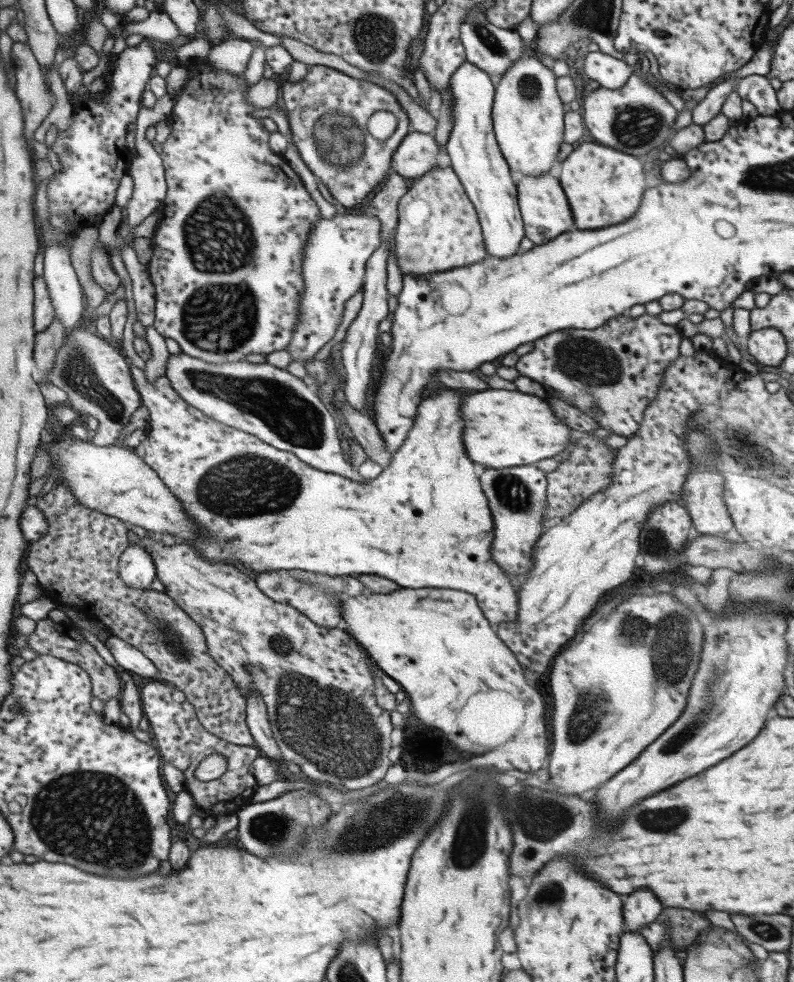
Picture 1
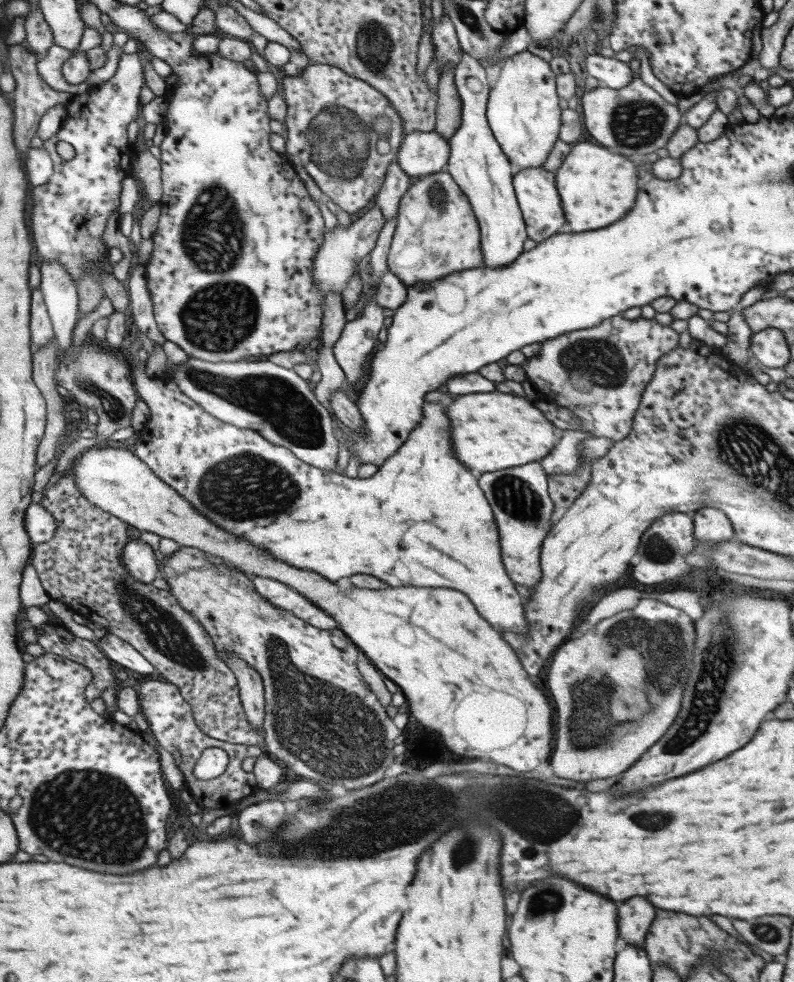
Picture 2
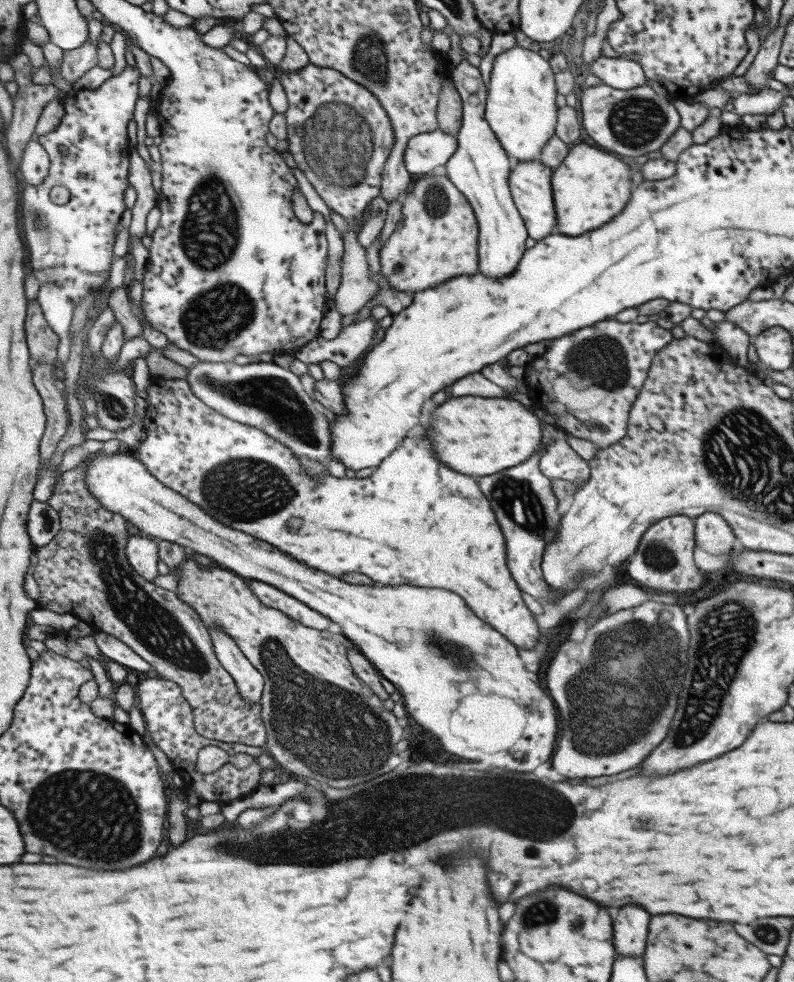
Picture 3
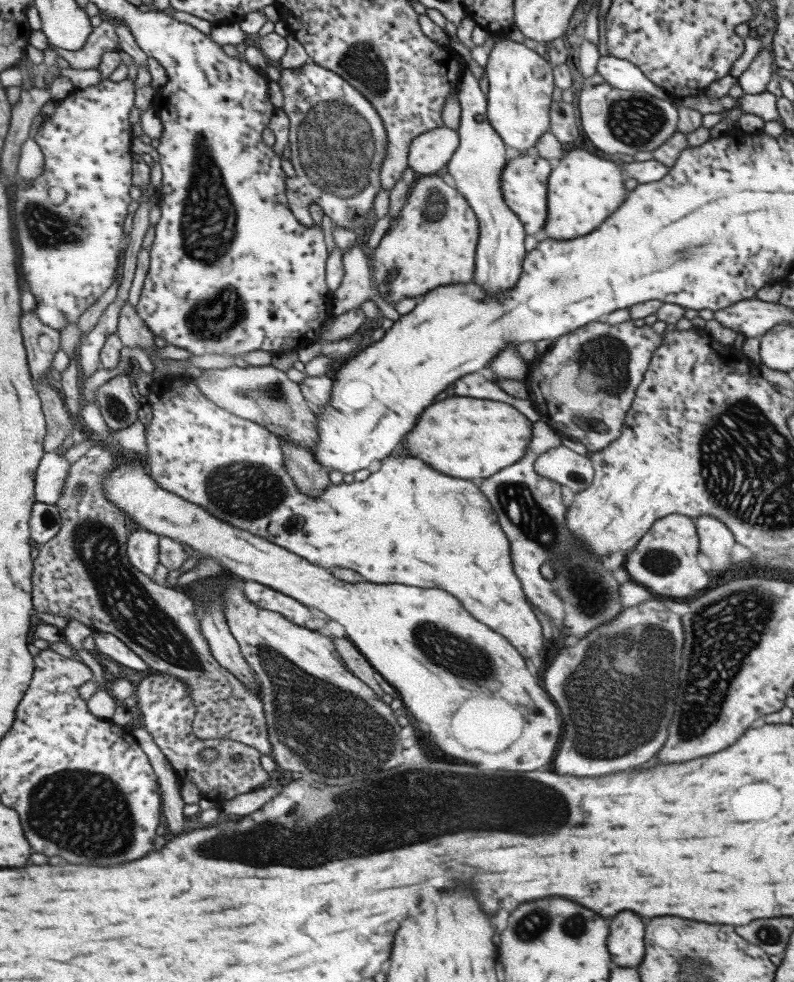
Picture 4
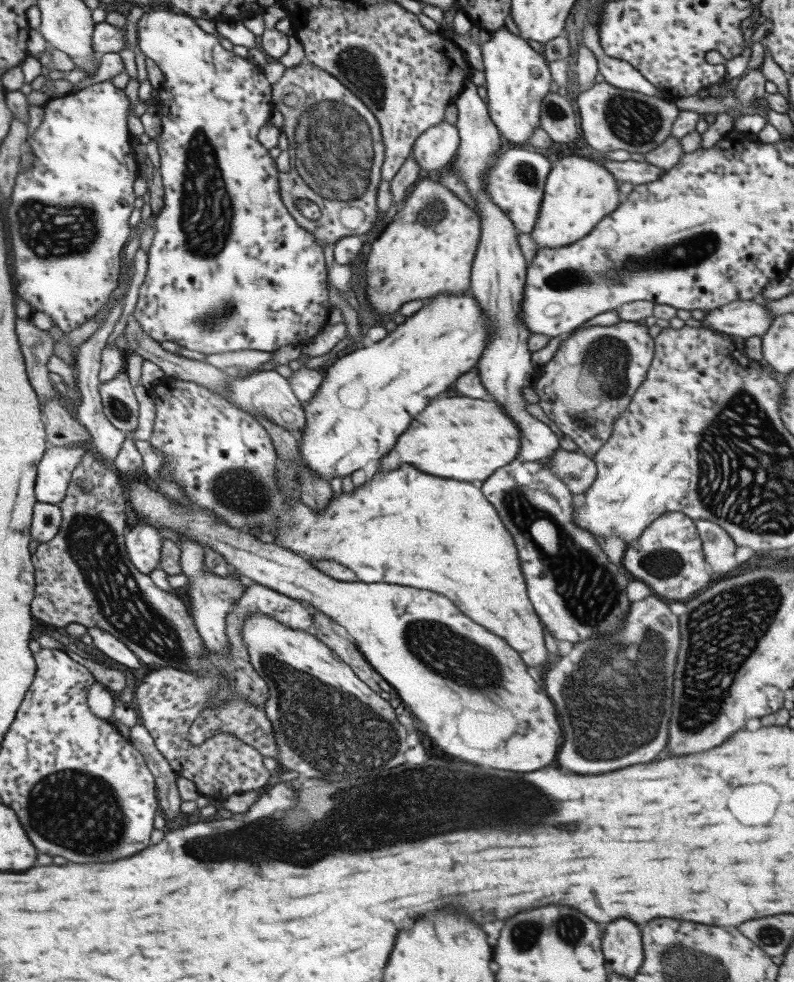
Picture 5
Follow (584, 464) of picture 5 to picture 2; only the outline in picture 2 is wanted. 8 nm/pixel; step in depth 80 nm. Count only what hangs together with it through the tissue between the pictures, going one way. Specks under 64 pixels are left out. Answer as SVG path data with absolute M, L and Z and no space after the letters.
M565 430L558 432L559 436L554 443L550 454L537 461L545 475L557 473L574 473L578 467L578 442L590 438L588 432L579 430Z

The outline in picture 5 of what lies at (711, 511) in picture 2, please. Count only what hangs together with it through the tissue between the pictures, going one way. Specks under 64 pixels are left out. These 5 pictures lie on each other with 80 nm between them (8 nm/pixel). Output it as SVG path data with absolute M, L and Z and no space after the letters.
M694 520L698 532L704 560L713 572L727 572L733 568L733 552L736 544L718 524L710 520Z

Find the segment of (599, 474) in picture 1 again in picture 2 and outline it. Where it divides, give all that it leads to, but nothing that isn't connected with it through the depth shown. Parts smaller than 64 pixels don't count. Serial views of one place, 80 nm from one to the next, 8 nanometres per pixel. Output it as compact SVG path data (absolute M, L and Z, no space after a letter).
M578 451L578 467L574 473L557 473L546 475L549 498L553 510L565 510L582 494L591 478L591 461L582 457Z

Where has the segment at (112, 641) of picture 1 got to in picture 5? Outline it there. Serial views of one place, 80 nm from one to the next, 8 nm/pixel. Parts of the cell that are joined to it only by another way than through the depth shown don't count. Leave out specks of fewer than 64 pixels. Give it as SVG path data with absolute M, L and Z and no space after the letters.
M97 626L88 627L88 635L94 641L95 647L109 659L115 660L128 669L138 669L143 666L142 660L125 644L125 641L119 640L117 636L113 636L105 629Z

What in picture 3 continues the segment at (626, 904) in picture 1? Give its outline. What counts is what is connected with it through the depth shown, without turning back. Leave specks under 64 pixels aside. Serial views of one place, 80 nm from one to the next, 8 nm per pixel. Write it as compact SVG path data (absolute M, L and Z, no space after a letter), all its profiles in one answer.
M627 904L617 910L613 918L612 934L617 957L641 956L646 943L647 924L649 924L649 914L637 904Z

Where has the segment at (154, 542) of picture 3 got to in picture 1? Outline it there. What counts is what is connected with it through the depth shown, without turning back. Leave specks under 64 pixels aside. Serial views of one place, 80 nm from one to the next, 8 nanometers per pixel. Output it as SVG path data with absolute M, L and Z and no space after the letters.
M134 542L121 558L120 572L123 582L133 588L150 589L158 578L155 561L150 552Z

